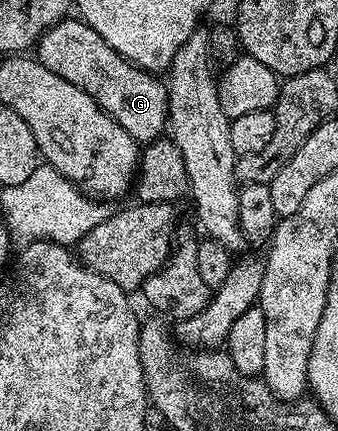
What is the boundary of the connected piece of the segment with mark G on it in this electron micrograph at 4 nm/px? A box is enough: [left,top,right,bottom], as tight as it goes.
[36,18,170,144]

